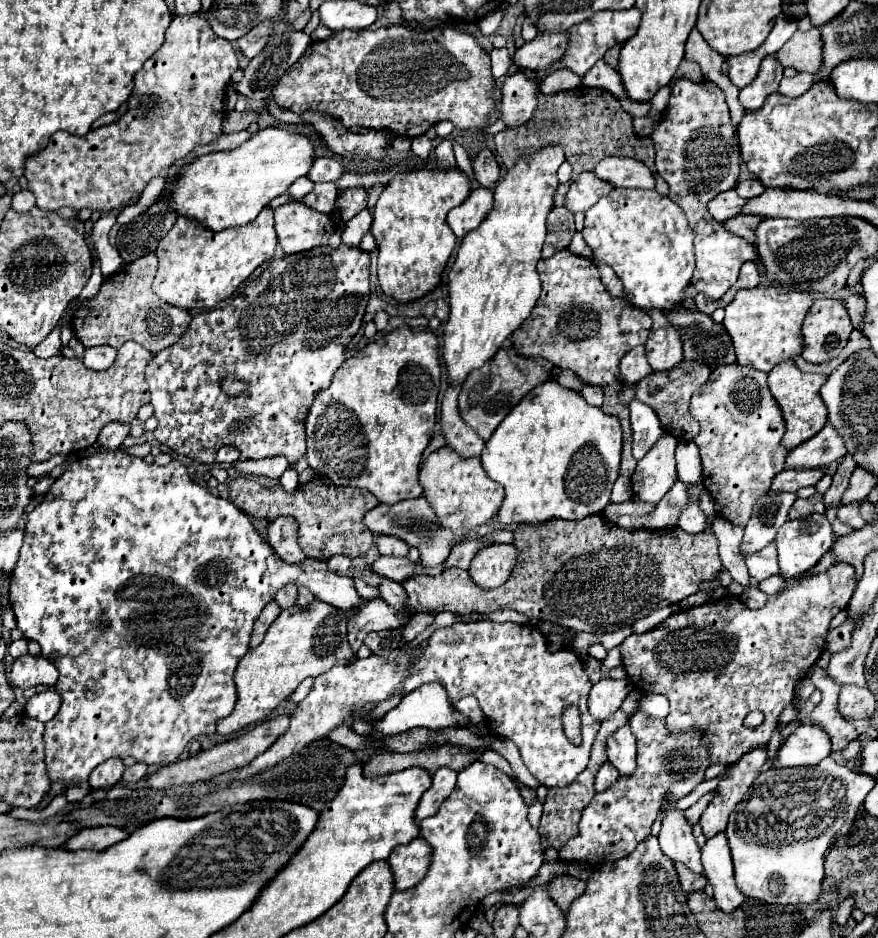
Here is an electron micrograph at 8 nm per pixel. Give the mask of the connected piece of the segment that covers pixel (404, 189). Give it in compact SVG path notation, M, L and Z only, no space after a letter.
M426 166L410 172L396 172L384 186L372 212L372 236L378 244L378 280L384 294L396 298L398 302L408 302L424 296L440 282L444 266L456 246L456 236L446 222L446 214L450 208L462 204L470 190L470 178L462 170L430 170Z

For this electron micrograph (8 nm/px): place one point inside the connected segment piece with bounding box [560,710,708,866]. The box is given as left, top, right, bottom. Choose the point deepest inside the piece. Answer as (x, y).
(615, 822)

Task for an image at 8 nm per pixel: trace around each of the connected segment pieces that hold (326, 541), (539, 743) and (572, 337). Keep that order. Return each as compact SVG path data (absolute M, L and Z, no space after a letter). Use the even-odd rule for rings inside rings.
M242 476L228 482L228 494L242 512L256 518L294 516L299 524L298 543L307 557L326 561L334 554L344 554L354 558L372 546L372 532L362 524L362 516L380 502L368 490L334 486L326 476L314 476L310 484L288 494L282 488L270 488L268 480Z
M482 620L464 624L456 622L452 626L436 628L428 638L426 648L412 646L412 642L402 640L394 660L370 654L366 660L354 660L348 666L334 666L314 680L312 692L294 710L288 732L280 736L270 750L252 760L250 766L220 774L208 782L236 782L248 778L248 774L268 770L268 766L284 762L284 758L298 754L308 744L324 740L350 716L360 714L366 704L378 706L394 696L404 698L418 686L430 682L440 682L446 688L452 706L464 696L476 696L482 712L488 718L490 730L518 746L526 768L540 784L568 786L586 768L590 746L600 722L588 714L586 698L590 692L590 680L580 658L570 648L550 652L546 648L546 636L538 628L520 626L514 622ZM572 704L578 706L582 720L580 746L574 746L566 738L562 726L562 714Z
M568 248L556 252L548 260L540 260L538 276L542 282L542 294L532 314L510 336L512 346L520 356L540 356L552 362L556 368L568 368L576 372L584 384L598 384L604 388L602 410L606 414L618 416L624 426L620 474L630 478L636 468L636 458L632 458L628 408L616 400L616 394L622 386L618 380L618 362L628 350L646 344L652 318L644 310L614 298L602 284L598 266L590 258L572 254Z

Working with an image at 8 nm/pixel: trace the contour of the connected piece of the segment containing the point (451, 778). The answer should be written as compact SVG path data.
M440 768L436 770L436 774L432 776L432 786L424 792L420 806L416 810L416 820L424 820L428 816L434 816L440 808L440 804L452 794L452 790L456 788L456 770L448 770L448 768Z

